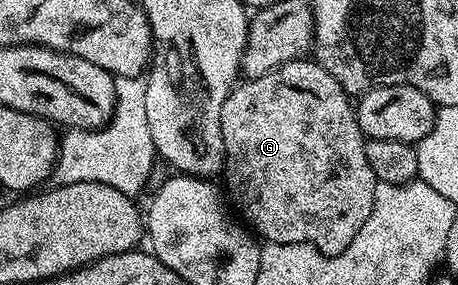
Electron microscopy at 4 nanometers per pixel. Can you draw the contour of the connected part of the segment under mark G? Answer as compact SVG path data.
M311 59L290 61L260 77L240 80L232 88L230 95L227 96L225 103L221 107L222 176L224 178L227 177L228 190L226 189L226 192L229 197L229 192L231 192L232 198L230 197L230 200L233 205L233 200L235 200L235 205L239 208L240 213L238 216L264 242L311 245L314 249L318 249L320 253L326 255L326 257L336 257L341 251L345 251L345 247L349 247L349 243L353 243L357 231L361 231L365 219L369 219L369 211L373 211L373 195L377 184L373 175L373 167L369 167L369 159L365 159L365 147L363 146L365 138L361 130L359 130L359 120L355 118L355 110L356 106L353 104L352 98L341 87L341 83L337 83L337 79L333 79L333 75L329 75L329 71L325 71L322 65Z

